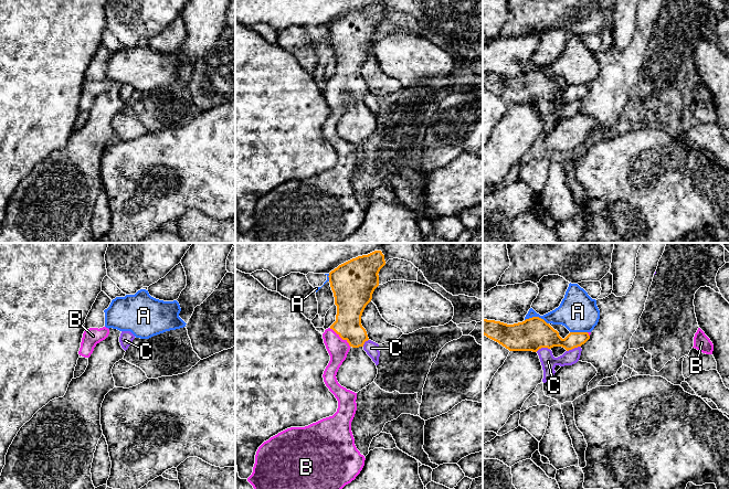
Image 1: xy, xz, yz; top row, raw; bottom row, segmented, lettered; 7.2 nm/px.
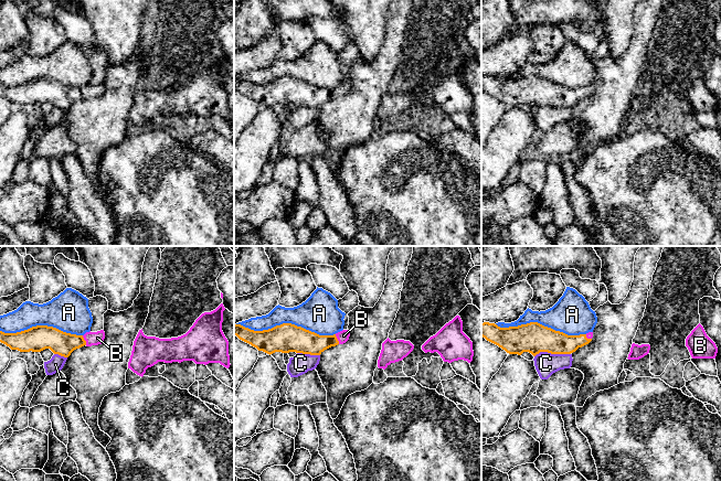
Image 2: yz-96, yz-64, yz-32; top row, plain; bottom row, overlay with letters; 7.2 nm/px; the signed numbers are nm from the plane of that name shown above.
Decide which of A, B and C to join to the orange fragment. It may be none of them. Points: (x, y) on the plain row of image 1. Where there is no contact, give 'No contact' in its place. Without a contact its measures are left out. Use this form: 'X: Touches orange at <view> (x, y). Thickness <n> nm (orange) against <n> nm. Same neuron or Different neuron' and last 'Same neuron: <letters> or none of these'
A: Touches orange at yz (537, 70). Thickness 240 nm (orange) against 200 nm. Different neuron
B: Touches orange at xz (340, 89). Thickness 200 nm (orange) against 150 nm. Same neuron
C: Touches orange at yz (573, 101). Thickness 180 nm (orange) against 110 nm. Different neuron
Same neuron: B

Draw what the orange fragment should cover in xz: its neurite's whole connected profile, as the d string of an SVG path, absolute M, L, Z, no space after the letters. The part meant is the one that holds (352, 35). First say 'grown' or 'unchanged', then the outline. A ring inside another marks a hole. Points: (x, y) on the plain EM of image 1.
grown; M381 3L352 11L329 25L329 35L337 59L336 74L323 86L324 96L330 108L323 130L326 139L338 153L337 164L305 180L290 180L264 194L255 208L253 225L247 232L241 232L235 214L235 243L341 243L360 226L364 219L364 209L355 198L351 174L357 163L357 146L341 139L337 134L337 125L346 113L350 100L363 99L369 93L366 82L361 77L361 68L366 59L371 54L374 42L379 39L379 24L385 18Z

